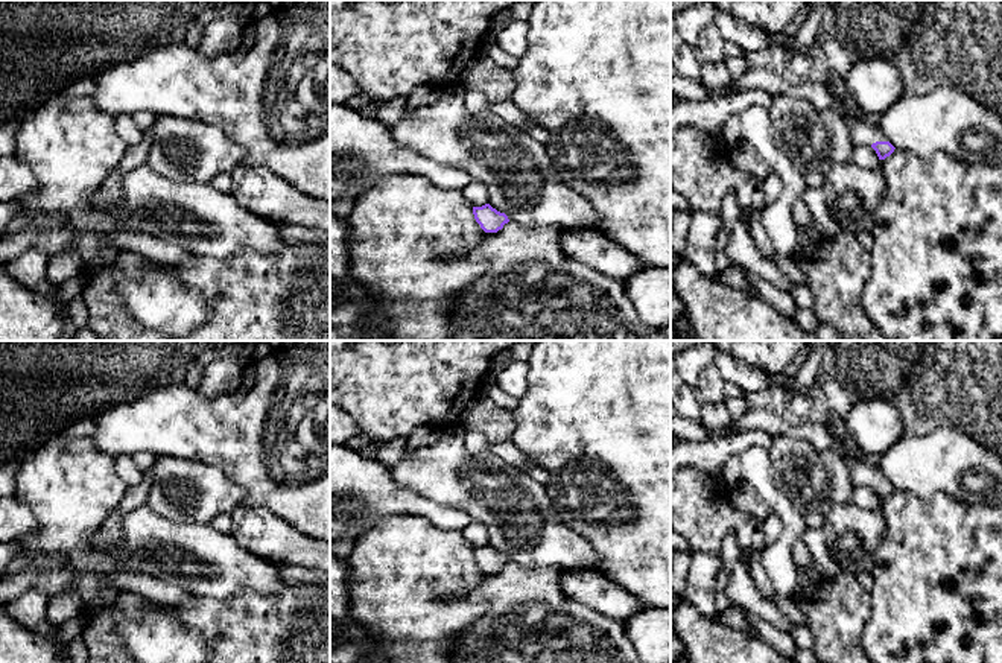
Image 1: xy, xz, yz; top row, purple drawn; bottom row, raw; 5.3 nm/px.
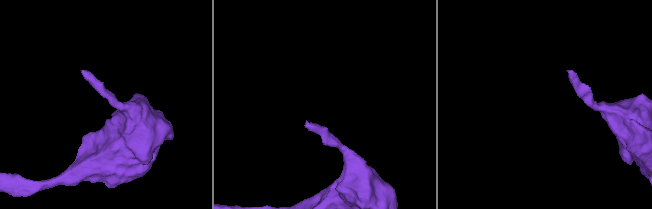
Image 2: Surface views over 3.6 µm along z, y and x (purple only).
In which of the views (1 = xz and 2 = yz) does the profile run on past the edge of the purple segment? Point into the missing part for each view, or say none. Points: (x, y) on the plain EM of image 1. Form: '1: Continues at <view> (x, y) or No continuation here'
1: No continuation here
2: Continues at yz (864, 473)

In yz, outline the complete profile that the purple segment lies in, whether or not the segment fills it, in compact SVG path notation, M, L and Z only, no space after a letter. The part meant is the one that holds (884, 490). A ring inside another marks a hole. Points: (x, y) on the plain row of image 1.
M848 459L848 467L855 487L871 487L879 500L885 500L894 493L896 488L889 484L879 465L861 459Z

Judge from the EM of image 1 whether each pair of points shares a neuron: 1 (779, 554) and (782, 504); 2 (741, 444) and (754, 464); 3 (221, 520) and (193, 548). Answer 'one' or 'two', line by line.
1: one
2: two
3: two

